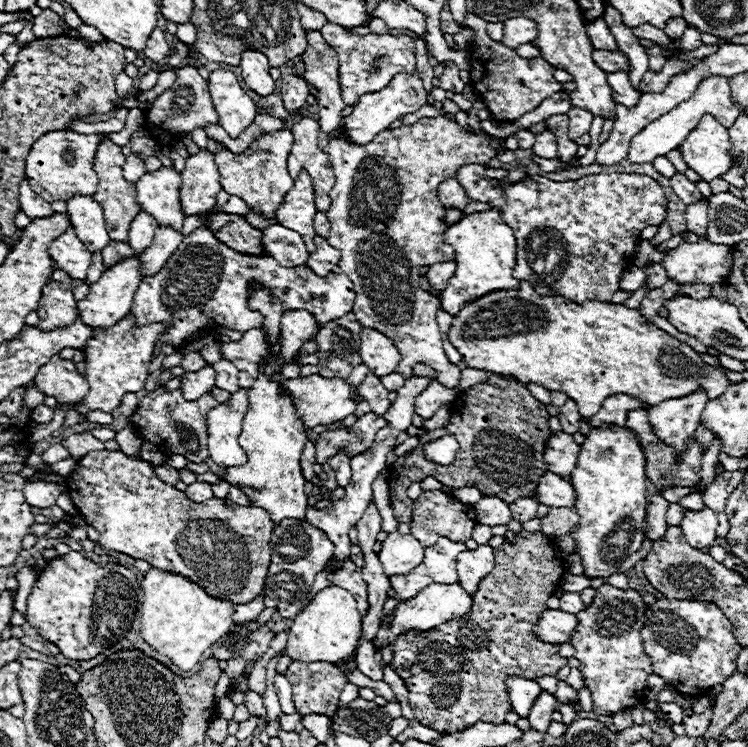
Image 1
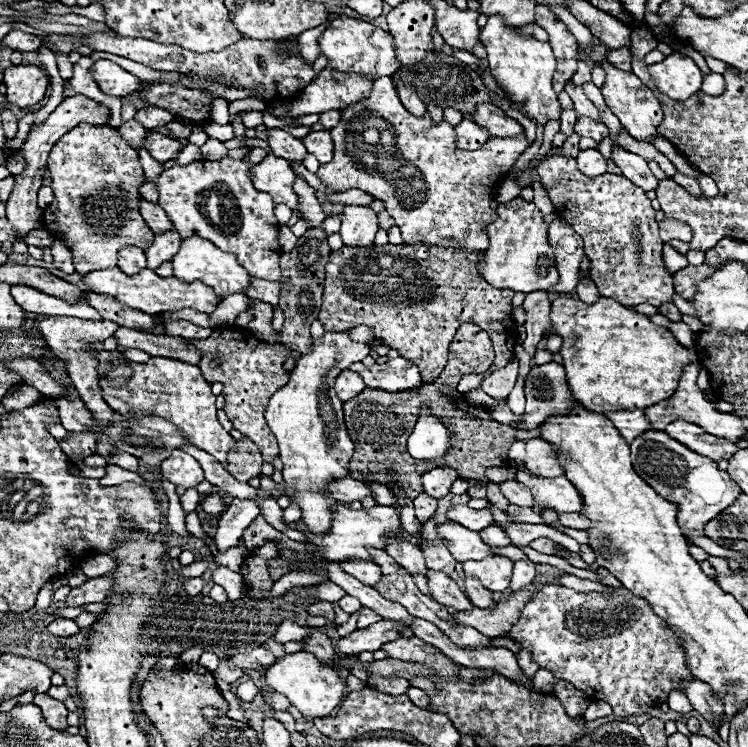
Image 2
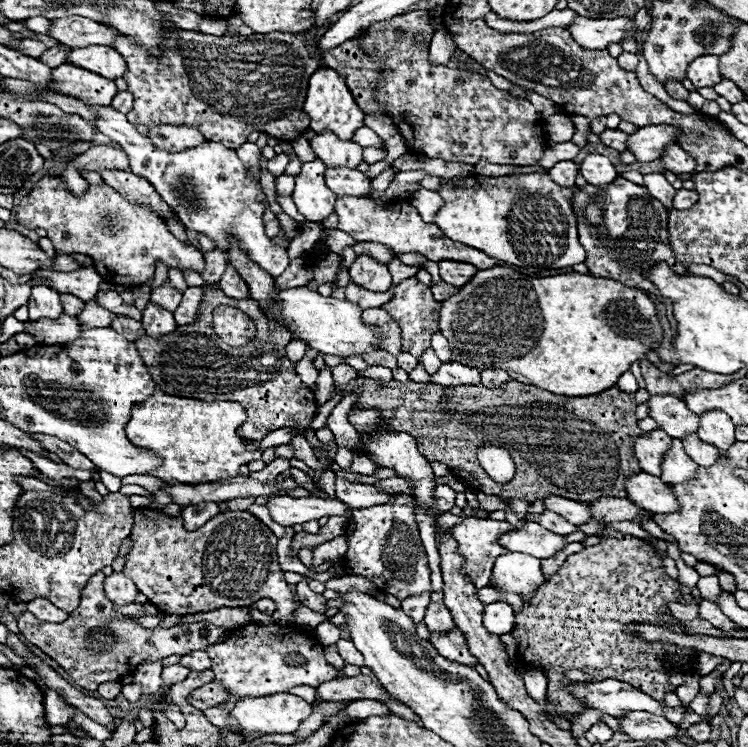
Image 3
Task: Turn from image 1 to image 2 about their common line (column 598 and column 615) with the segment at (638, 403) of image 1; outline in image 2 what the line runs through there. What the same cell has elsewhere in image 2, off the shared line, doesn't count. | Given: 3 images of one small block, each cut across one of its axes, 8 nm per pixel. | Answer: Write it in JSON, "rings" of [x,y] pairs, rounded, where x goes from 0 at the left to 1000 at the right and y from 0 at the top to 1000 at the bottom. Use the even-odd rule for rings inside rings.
{"rings":[[[824,549],[824,552],[810,554],[810,557],[821,565],[821,570],[837,586],[837,592],[845,592],[850,584],[861,581],[864,576],[872,576],[872,570],[861,560],[858,549]]]}

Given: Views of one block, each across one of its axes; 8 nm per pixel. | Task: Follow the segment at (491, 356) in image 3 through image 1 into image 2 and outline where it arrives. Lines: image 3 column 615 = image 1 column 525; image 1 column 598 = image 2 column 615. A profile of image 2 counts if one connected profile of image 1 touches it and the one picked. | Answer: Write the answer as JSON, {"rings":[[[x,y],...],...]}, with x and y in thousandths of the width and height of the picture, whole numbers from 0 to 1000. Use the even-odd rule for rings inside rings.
{"rings":[[[802,396],[794,407],[778,402],[743,399],[735,428],[741,444],[751,450],[749,474],[754,479],[757,509],[773,541],[791,552],[866,546],[893,535],[906,517],[920,485],[930,485],[930,469],[914,466],[896,442],[877,436],[866,423],[829,410],[818,399]]]}

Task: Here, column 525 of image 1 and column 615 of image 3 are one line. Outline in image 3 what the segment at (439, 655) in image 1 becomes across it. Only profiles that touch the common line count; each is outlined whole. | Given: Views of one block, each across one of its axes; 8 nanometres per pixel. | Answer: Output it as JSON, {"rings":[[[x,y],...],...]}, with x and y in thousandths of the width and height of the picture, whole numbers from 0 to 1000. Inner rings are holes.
{"rings":[[[810,710],[802,728],[783,731],[778,739],[759,744],[746,766],[722,784],[709,803],[710,811],[690,819],[690,833],[682,849],[693,859],[693,881],[727,900],[733,908],[733,937],[757,964],[783,950],[775,937],[759,929],[759,918],[767,916],[757,908],[759,897],[786,902],[789,913],[829,908],[832,913],[861,924],[861,929],[877,934],[880,940],[888,940],[888,929],[904,924],[896,916],[898,900],[930,902],[933,870],[914,870],[909,865],[898,865],[896,859],[861,859],[858,854],[850,854],[850,849],[840,849],[837,841],[850,833],[872,833],[877,838],[893,838],[893,843],[925,849],[906,835],[890,811],[893,806],[906,806],[909,798],[912,793],[906,776],[888,766],[885,750],[861,723],[824,710]],[[885,819],[896,825],[896,833],[885,830]]]}

